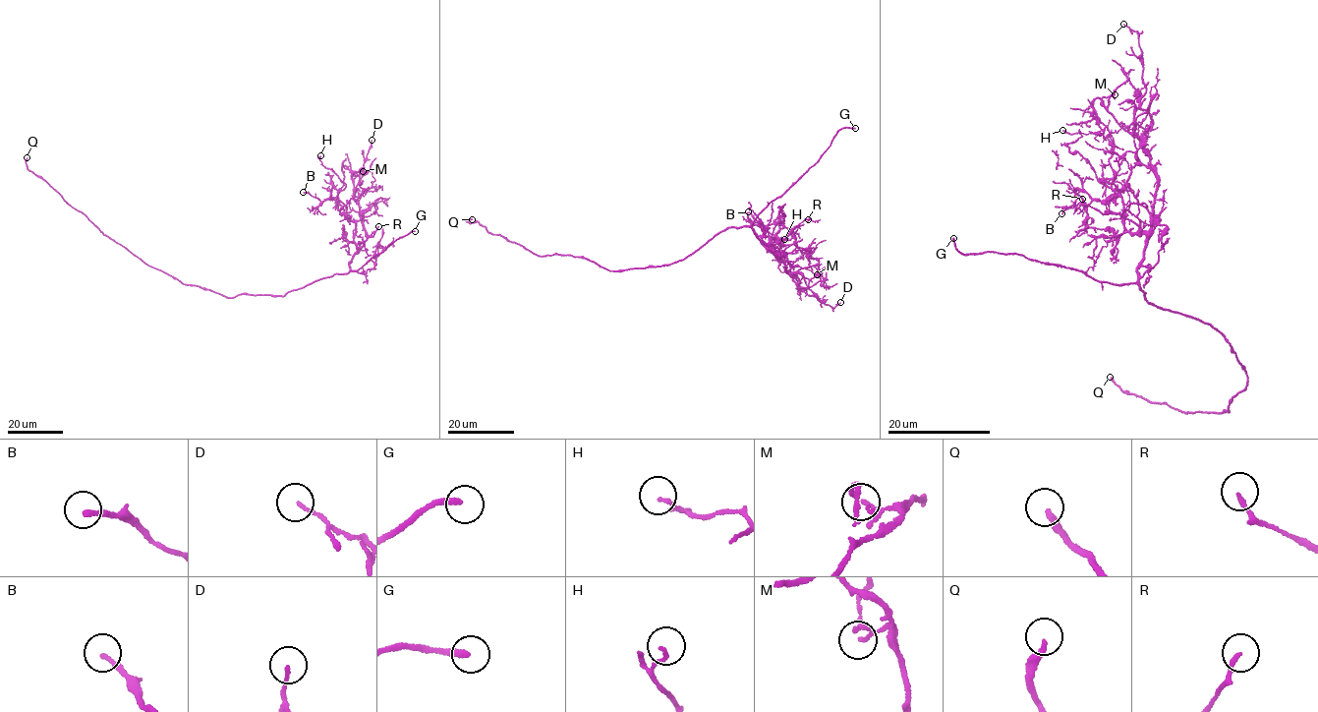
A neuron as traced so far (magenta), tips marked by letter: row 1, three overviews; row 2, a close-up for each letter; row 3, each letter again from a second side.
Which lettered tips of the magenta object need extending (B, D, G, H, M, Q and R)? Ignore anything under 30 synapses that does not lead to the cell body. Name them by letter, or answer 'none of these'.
G, Q

